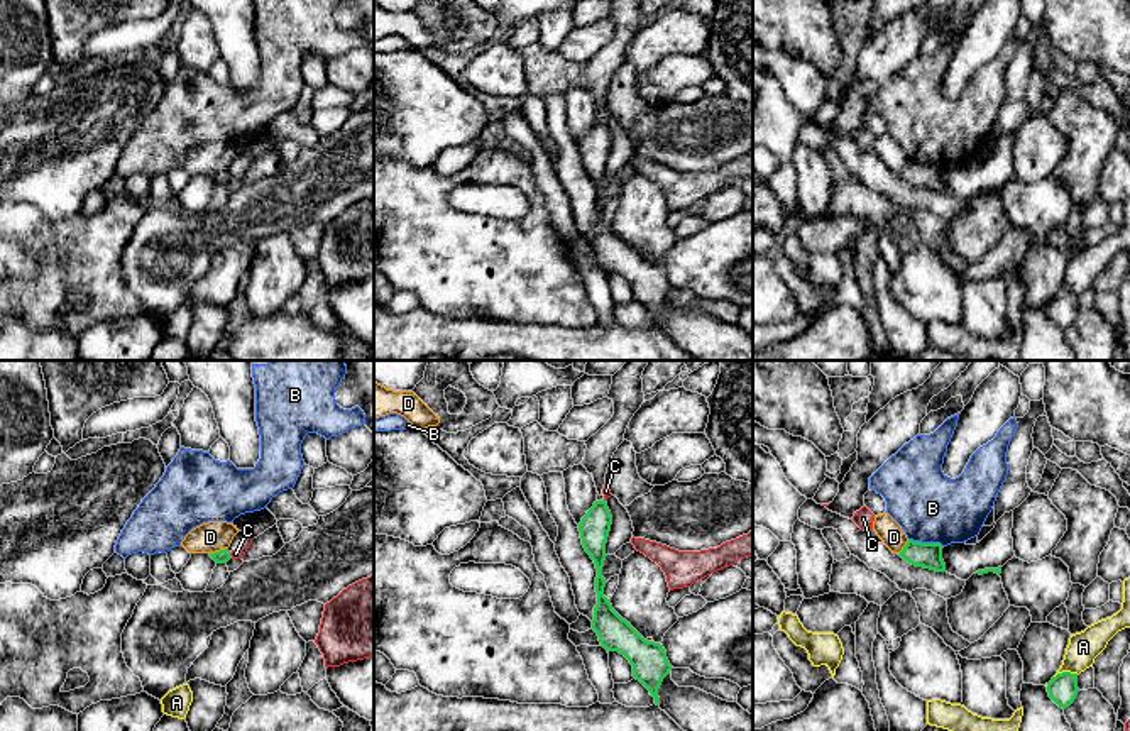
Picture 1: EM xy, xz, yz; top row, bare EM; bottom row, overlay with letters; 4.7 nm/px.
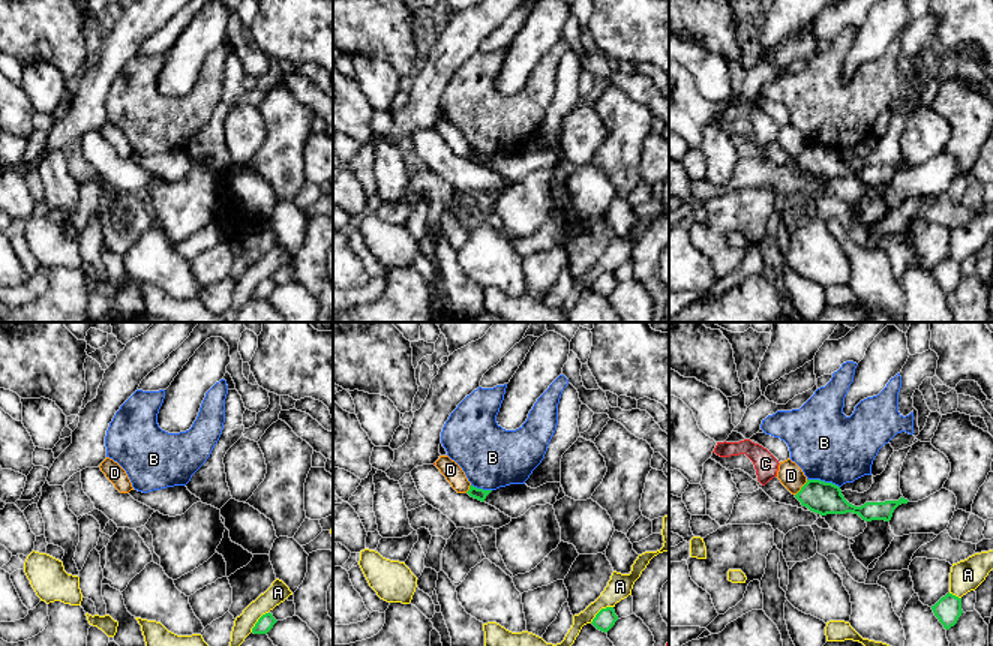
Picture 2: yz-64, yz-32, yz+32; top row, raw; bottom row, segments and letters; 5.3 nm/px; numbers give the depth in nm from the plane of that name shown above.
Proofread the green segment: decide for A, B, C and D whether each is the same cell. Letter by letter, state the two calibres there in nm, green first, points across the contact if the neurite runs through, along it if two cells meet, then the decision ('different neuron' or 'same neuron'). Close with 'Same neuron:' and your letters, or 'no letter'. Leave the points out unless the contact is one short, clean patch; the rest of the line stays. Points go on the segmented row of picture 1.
A: calibres 140 and 150 nm; different neuron
B: calibres 130 and 340 nm; border yz (909, 538), (934, 542), (943, 547); different neuron
C: calibres 60 and 50 nm; border xy (229, 554), (232, 557); different neuron
D: calibres 60 and 150 nm; border xy (227, 547), (210, 554); different neuron
Same neuron: no letter

